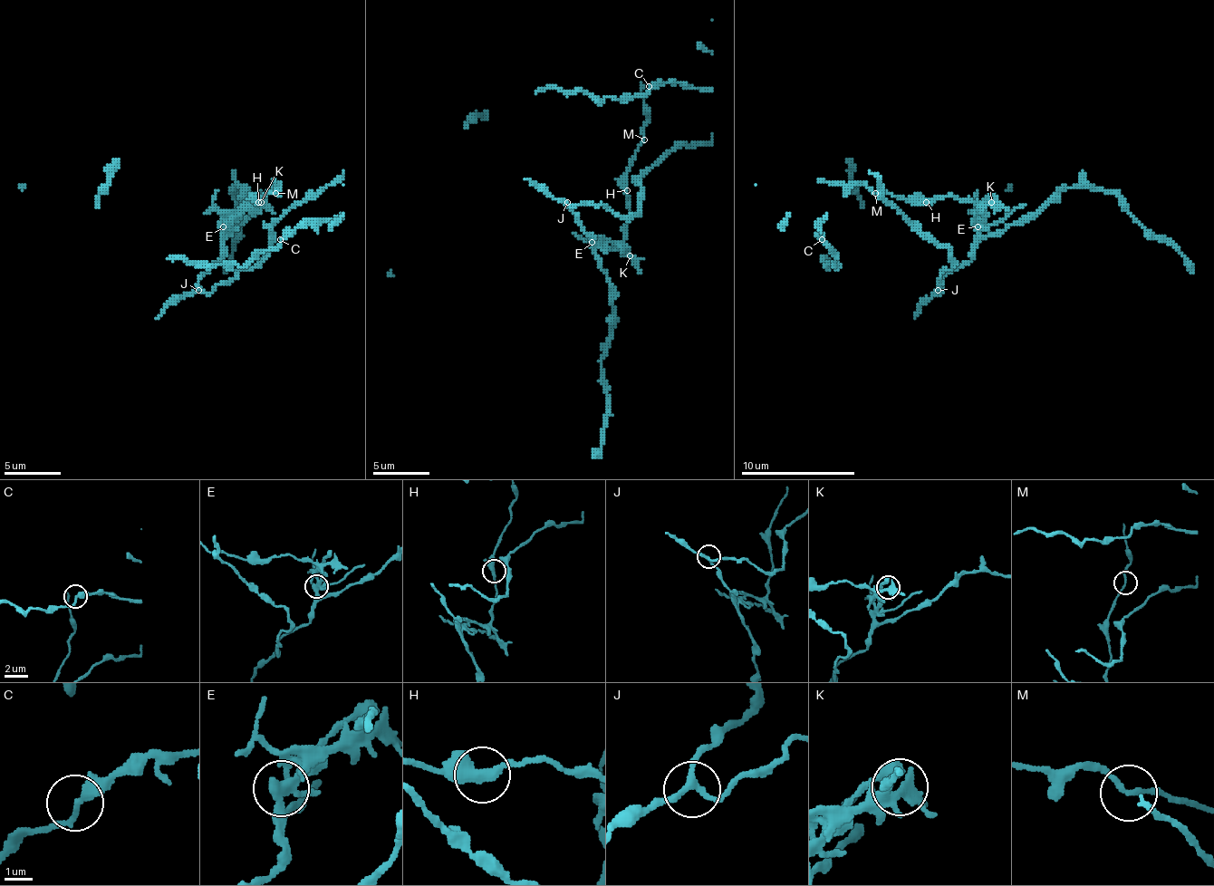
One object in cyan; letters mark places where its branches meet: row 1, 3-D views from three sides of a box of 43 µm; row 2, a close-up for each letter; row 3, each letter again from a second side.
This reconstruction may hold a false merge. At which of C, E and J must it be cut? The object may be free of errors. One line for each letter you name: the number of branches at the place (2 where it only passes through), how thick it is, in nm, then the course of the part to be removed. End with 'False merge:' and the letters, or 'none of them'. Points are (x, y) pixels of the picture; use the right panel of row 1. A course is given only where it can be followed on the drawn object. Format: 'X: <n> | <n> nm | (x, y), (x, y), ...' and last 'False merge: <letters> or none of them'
E: 6 | 340 nm | (977, 227), (977, 207), (971, 202), (951, 196), (903, 199), (875, 193), (858, 182), (830, 185), (818, 179)
False merge: E

